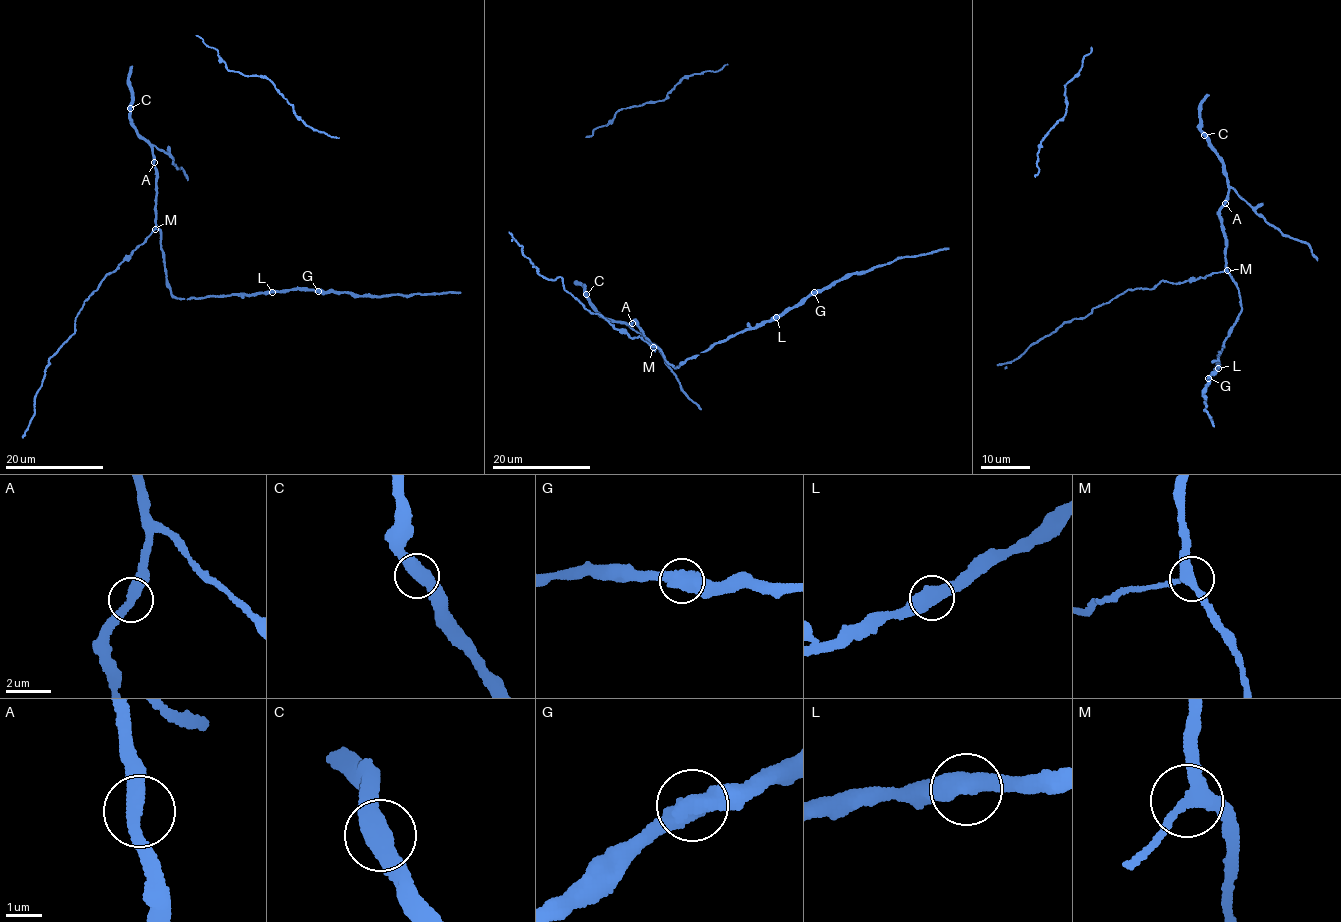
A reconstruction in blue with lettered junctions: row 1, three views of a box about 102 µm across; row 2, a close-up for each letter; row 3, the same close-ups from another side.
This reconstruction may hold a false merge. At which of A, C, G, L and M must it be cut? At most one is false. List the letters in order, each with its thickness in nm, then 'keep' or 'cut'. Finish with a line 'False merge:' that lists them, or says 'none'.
A: calibre 400 nm; keep
C: calibre 550 nm; keep
G: calibre 550 nm; keep
L: calibre 550 nm; keep
M: calibre 320 nm; keep
False merge: none

